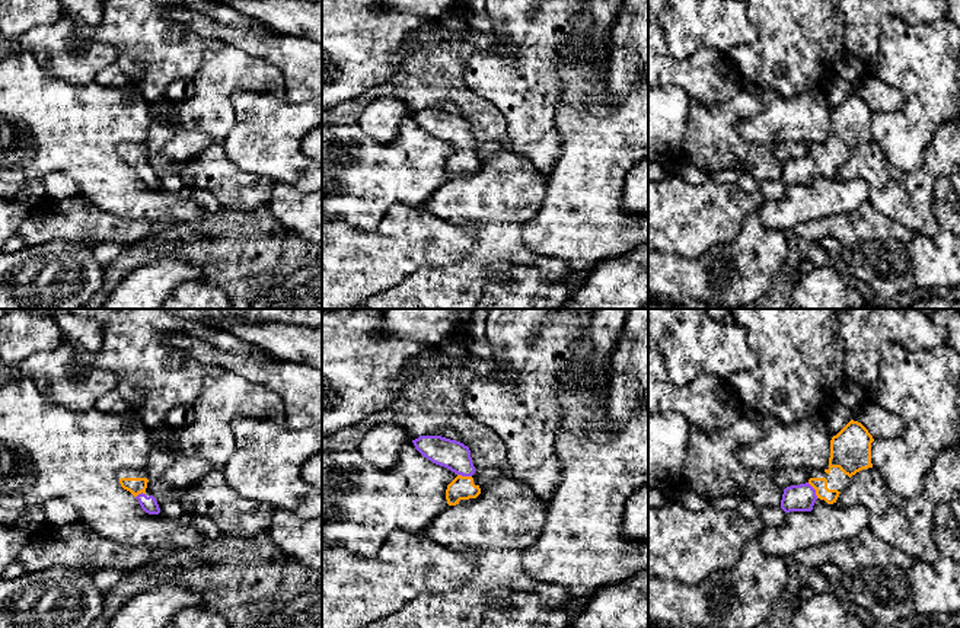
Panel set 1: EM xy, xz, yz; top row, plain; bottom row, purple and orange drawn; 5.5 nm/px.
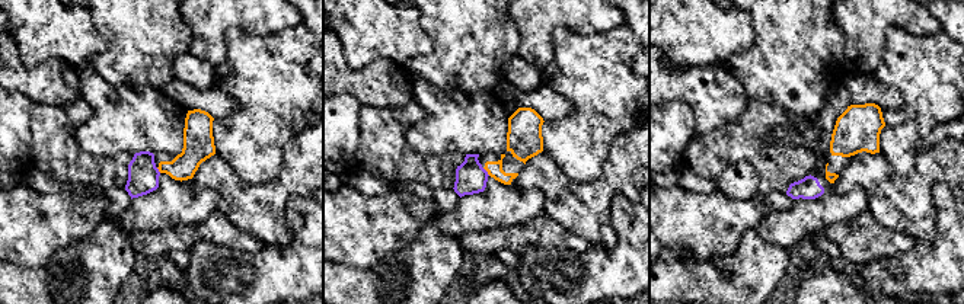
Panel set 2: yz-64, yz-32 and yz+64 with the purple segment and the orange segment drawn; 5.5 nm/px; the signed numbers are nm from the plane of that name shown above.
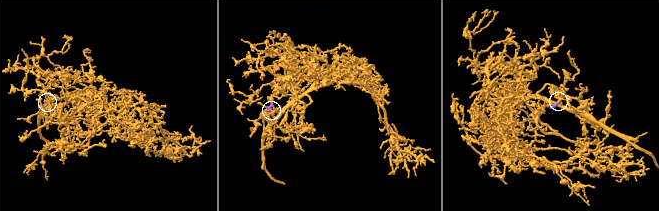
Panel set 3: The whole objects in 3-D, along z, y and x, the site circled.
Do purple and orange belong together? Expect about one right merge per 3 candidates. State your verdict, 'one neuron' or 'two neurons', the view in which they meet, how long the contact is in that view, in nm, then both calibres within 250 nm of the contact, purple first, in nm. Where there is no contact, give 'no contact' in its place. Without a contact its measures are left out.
one neuron | yz | 110 nm | 150/80 nm

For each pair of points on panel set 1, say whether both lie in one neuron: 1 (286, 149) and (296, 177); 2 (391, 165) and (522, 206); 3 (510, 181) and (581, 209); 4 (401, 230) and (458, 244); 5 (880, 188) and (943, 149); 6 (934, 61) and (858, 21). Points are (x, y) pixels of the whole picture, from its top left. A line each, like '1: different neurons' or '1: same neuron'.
1: same neuron
2: different neurons
3: different neurons
4: same neuron
5: same neuron
6: different neurons

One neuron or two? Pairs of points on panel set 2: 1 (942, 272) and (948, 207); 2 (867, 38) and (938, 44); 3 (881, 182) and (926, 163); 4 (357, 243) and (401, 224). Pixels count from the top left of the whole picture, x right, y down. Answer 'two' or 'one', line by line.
1: one
2: two
3: one
4: one

